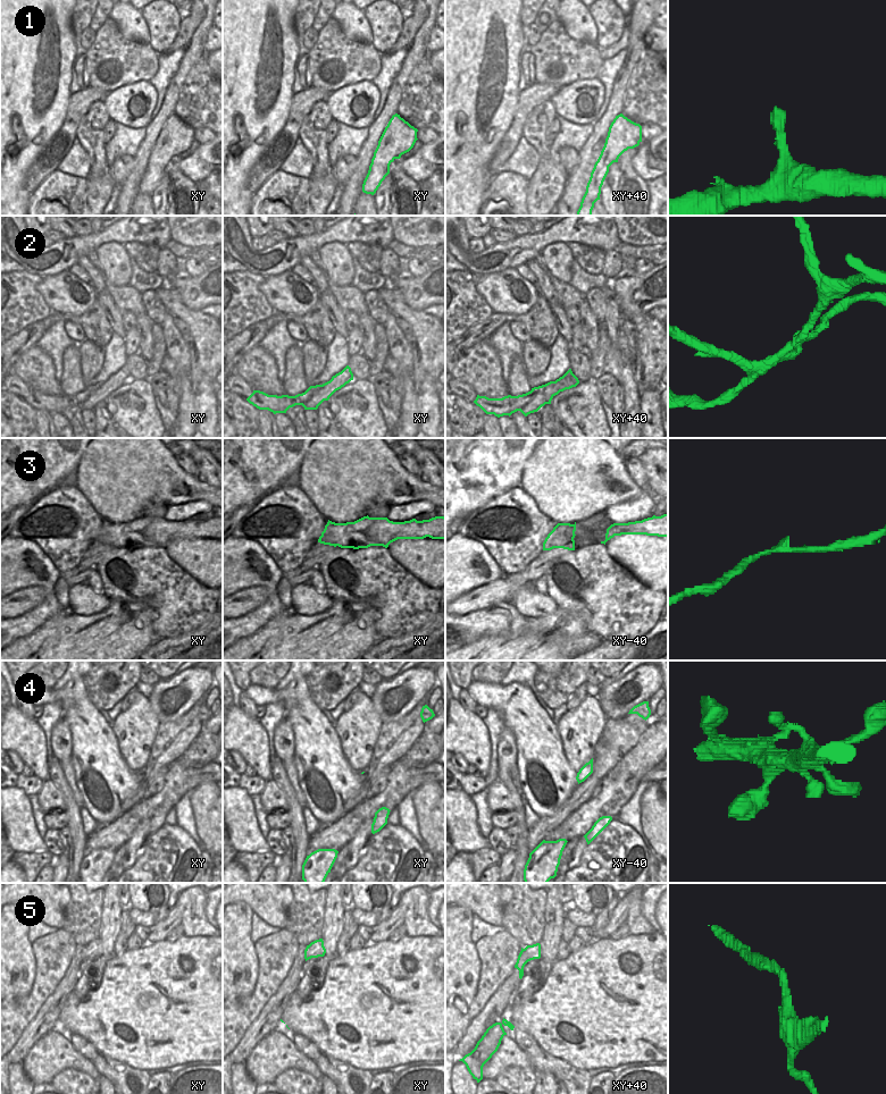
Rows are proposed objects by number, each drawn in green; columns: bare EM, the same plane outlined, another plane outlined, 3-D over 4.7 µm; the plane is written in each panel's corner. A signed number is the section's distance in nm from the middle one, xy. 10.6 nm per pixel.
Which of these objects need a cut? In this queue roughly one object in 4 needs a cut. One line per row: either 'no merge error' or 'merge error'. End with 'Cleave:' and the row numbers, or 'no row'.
1: no merge error
2: merge error
3: no merge error
4: no merge error
5: no merge error
Cleave: 2

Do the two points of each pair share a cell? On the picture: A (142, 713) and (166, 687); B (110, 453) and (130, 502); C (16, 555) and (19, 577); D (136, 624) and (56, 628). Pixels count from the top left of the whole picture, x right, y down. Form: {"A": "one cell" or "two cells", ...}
{"A": "two cells", "B": "one cell", "C": "one cell", "D": "one cell"}

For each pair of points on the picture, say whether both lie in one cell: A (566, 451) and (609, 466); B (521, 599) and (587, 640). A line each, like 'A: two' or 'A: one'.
A: one
B: two

